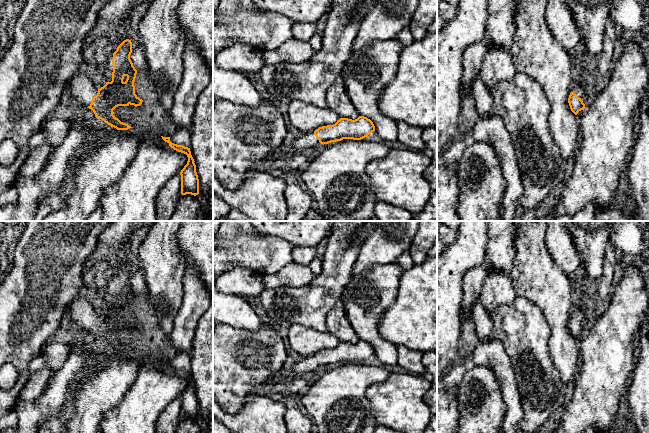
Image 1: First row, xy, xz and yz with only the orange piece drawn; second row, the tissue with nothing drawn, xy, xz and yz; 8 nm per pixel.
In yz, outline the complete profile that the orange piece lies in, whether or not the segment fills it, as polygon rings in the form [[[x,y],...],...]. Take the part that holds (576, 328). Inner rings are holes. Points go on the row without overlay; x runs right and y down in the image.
[[[576,308],[572,310],[571,317],[568,322],[568,327],[571,335],[577,339],[579,335],[585,332],[585,320],[587,311],[583,308]]]

